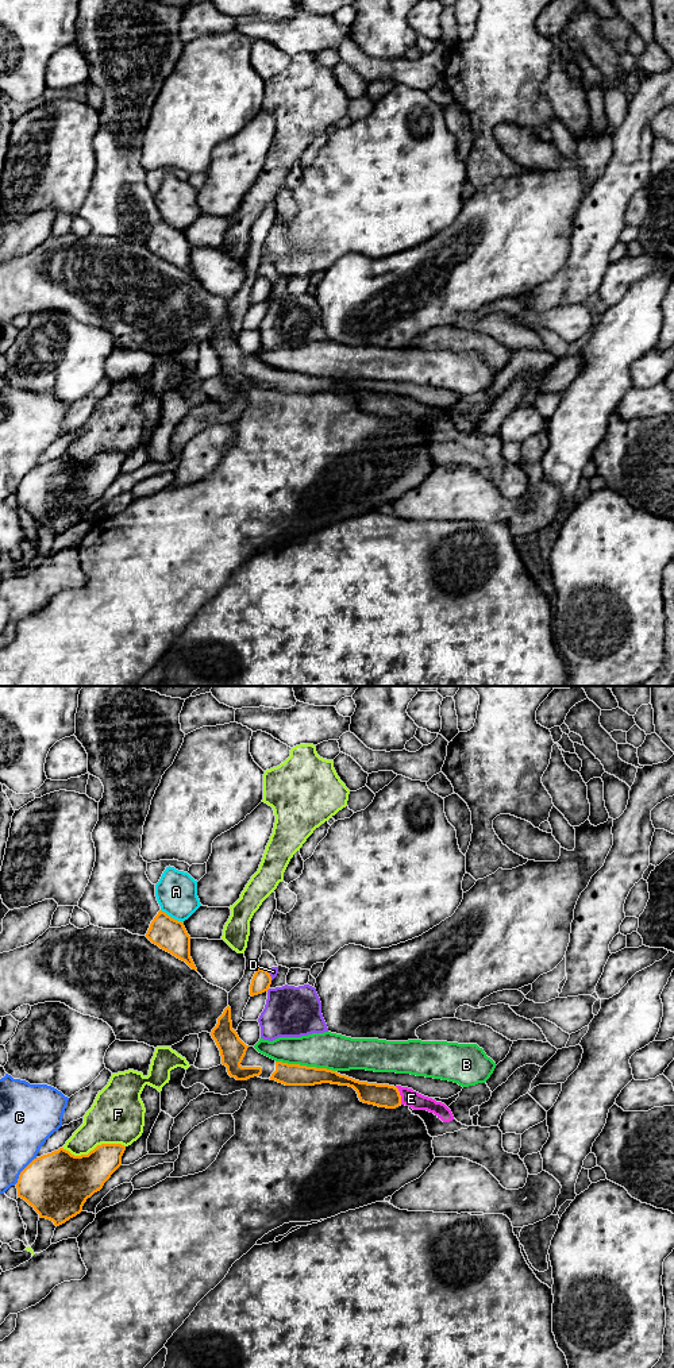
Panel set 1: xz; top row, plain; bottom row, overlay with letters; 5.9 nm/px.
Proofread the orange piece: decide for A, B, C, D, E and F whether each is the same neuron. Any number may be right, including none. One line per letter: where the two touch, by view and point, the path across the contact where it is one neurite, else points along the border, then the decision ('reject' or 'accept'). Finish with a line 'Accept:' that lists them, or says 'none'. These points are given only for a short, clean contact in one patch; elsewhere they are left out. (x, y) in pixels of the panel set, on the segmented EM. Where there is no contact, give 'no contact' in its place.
A: meets orange in xz at (170, 917); reject
B: meets orange in xz at (305, 1066); reject
C: meets orange in xz at (23, 1170); reject
D: meets orange in xz at (269, 975); border along xz (266, 971), (272, 979); reject
E: meets orange in xz at (400, 1095); runs through xz (382, 1095), (400, 1095), (411, 1098); accept
F: meets orange in xz at (95, 1148); reject
Accept: E

